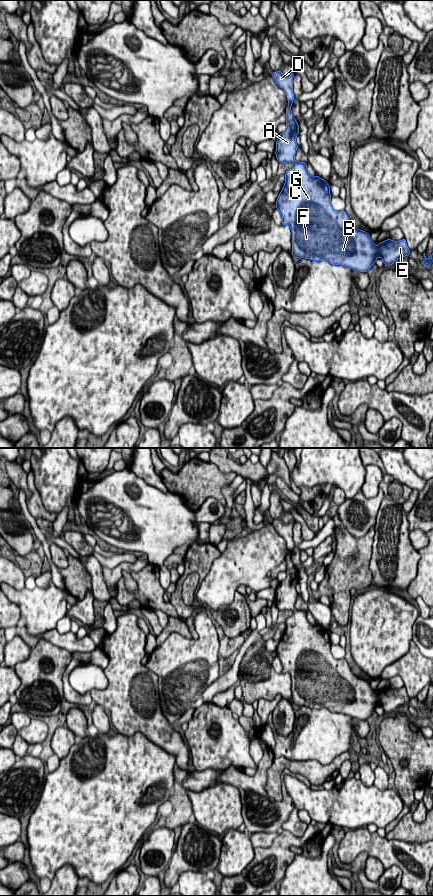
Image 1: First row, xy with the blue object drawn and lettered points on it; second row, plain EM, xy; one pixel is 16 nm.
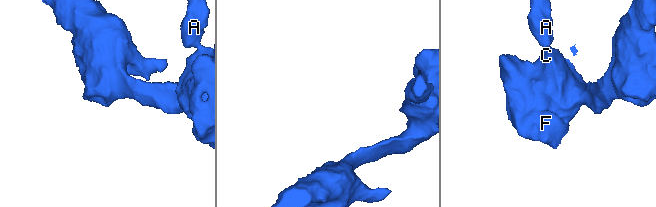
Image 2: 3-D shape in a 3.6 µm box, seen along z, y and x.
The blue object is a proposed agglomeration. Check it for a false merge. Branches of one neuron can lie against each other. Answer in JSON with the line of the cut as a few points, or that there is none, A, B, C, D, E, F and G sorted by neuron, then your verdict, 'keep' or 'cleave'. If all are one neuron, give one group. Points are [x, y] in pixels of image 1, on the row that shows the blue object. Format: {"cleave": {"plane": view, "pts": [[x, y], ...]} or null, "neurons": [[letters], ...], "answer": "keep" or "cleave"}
{"cleave": null, "neurons": [["A", "B", "C", "D", "E", "F", "G"]], "answer": "keep"}

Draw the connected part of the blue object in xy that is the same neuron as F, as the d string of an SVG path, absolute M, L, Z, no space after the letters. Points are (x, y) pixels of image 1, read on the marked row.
M276 71L272 72L271 76L275 83L285 91L289 103L286 107L286 130L279 134L275 154L279 162L292 162L293 166L286 171L285 184L275 204L281 213L282 225L289 225L291 228L292 255L299 259L327 260L332 265L341 265L359 272L367 272L378 257L387 267L394 264L399 258L409 256L410 250L405 238L400 241L388 238L376 246L368 233L353 225L345 210L335 211L333 209L330 186L326 180L319 176L311 176L307 171L307 163L294 159L298 149L296 137L299 134L299 125L291 112L294 101L294 74L285 75L281 71Z

